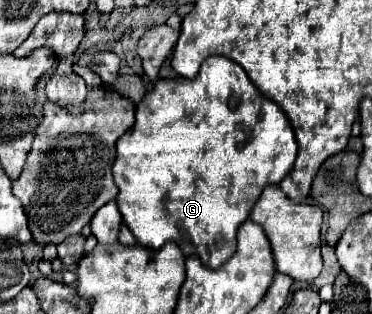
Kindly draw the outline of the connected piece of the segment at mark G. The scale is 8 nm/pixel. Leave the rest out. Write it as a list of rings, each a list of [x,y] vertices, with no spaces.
[[[210,56],[202,64],[198,76],[192,78],[192,80],[186,80],[186,78],[158,80],[154,84],[154,88],[146,94],[146,98],[136,106],[136,122],[134,122],[128,138],[120,138],[116,142],[116,148],[118,148],[118,154],[116,154],[116,160],[114,160],[114,166],[112,166],[114,182],[120,190],[118,196],[116,196],[116,204],[118,204],[118,210],[124,218],[124,224],[130,228],[136,242],[146,246],[146,248],[156,250],[162,244],[174,240],[182,248],[184,256],[198,256],[202,260],[202,264],[208,266],[208,268],[220,268],[234,254],[234,250],[236,250],[236,230],[248,218],[254,202],[262,194],[262,188],[266,184],[278,184],[284,178],[284,174],[290,172],[290,168],[296,160],[296,154],[298,154],[298,146],[296,146],[292,126],[290,126],[286,114],[282,112],[282,108],[276,106],[276,102],[268,100],[266,96],[262,96],[258,92],[258,88],[252,84],[252,80],[242,70],[242,66],[238,66],[236,62],[232,62],[230,58],[224,58],[224,56]]]

